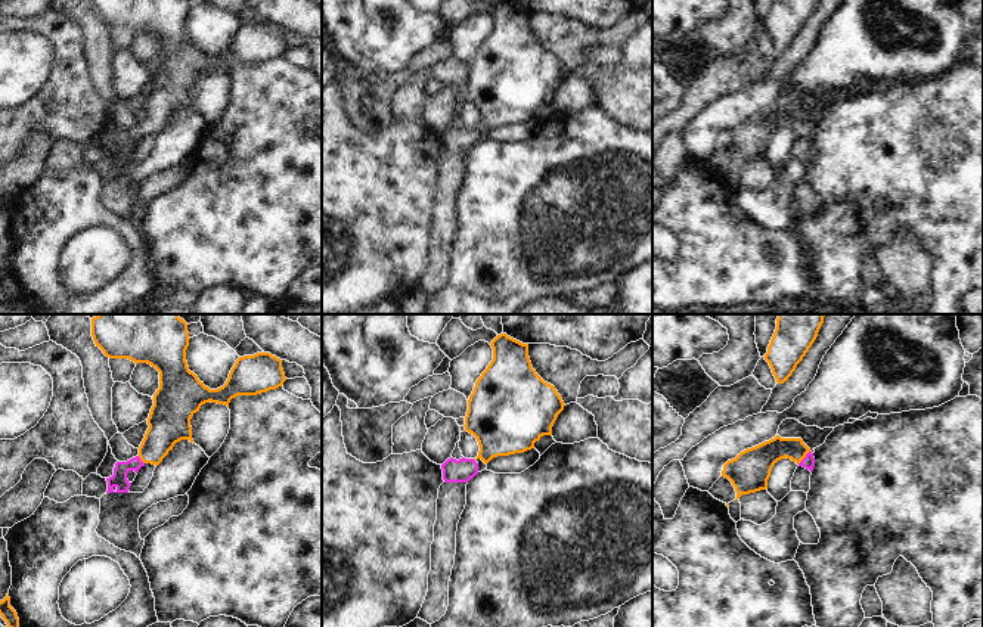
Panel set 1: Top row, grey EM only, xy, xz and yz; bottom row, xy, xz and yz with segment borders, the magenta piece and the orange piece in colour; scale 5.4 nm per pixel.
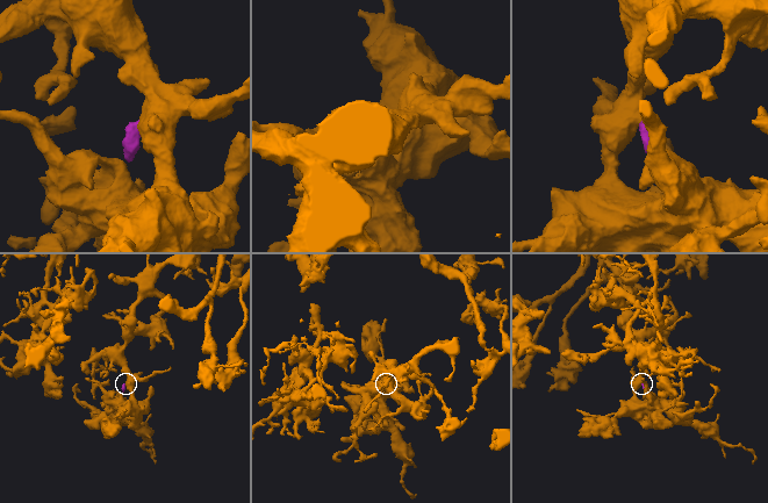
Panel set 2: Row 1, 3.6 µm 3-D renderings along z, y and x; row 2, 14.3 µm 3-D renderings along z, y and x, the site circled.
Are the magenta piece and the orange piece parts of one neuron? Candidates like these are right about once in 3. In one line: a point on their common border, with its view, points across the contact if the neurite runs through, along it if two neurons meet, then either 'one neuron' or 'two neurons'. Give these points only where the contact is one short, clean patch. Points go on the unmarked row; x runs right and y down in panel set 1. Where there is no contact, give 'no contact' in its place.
contact yz (805, 127); way yz (808, 132), (805, 127), (769, 121), (759, 130); one neuron

